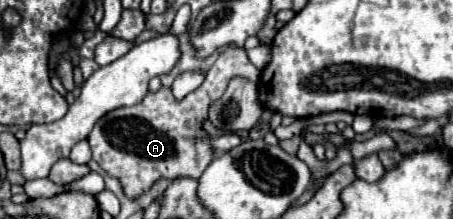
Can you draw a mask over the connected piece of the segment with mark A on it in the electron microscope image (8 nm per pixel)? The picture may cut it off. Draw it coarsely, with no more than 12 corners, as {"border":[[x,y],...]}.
{"border":[[227,47],[203,85],[169,87],[103,115],[93,159],[129,199],[163,177],[197,179],[215,155],[203,129],[237,75]]}

